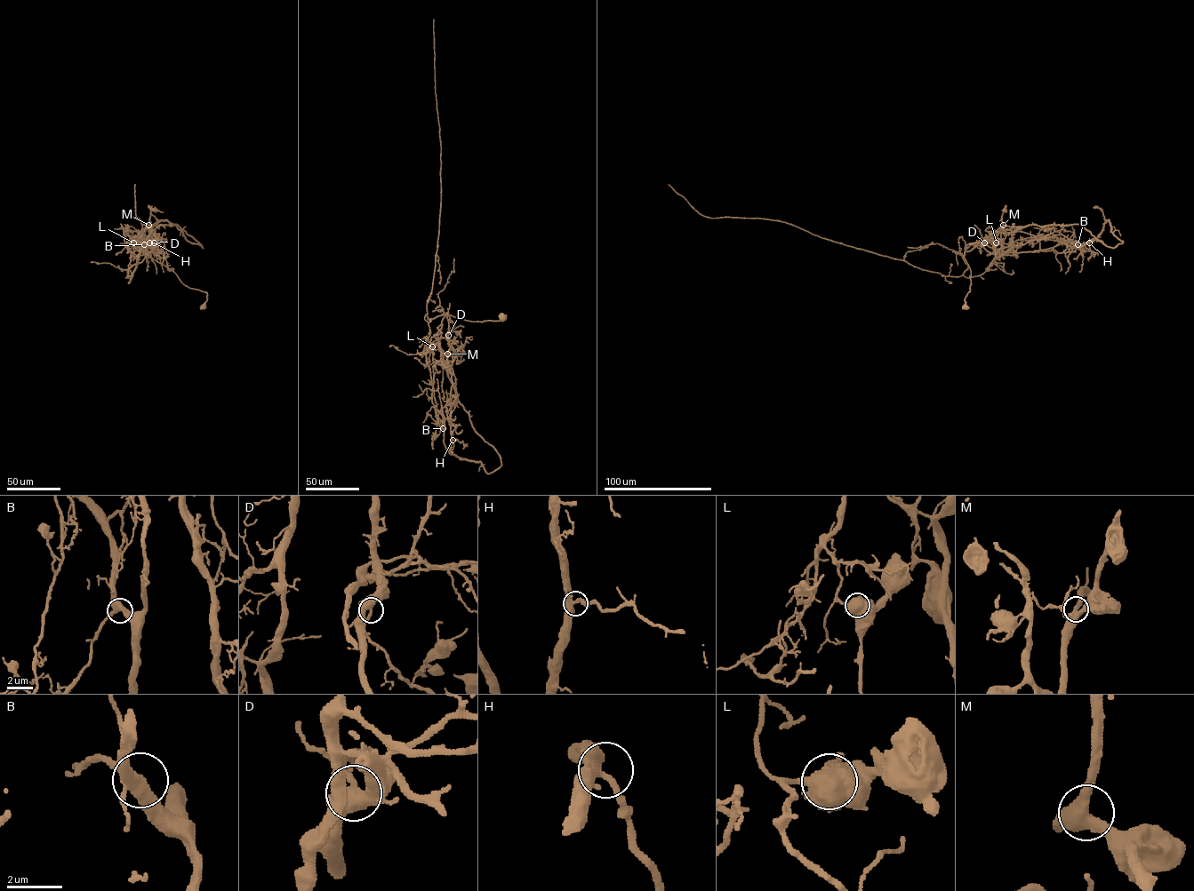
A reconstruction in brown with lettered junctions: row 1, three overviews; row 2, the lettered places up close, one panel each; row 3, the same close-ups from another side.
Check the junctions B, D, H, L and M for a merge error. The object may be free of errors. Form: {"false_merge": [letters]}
{"false_merge": ["L"]}

